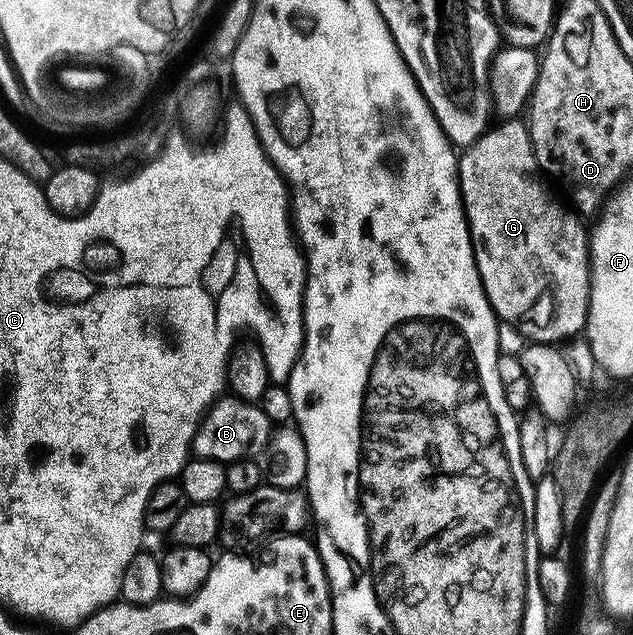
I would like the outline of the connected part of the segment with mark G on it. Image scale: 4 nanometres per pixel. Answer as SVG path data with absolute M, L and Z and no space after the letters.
M508 117L495 125L489 126L483 135L479 135L473 143L463 148L458 159L458 174L460 177L460 200L464 203L464 216L468 219L468 231L472 235L472 256L476 259L476 268L484 286L484 292L492 310L503 322L510 323L520 331L525 340L535 343L556 345L559 339L568 339L585 330L588 322L588 300L592 293L592 273L590 270L590 235L580 222L581 216L575 210L563 207L554 196L548 192L543 183L540 166L536 163L536 154L532 148L532 138L528 132L527 122L520 117Z

